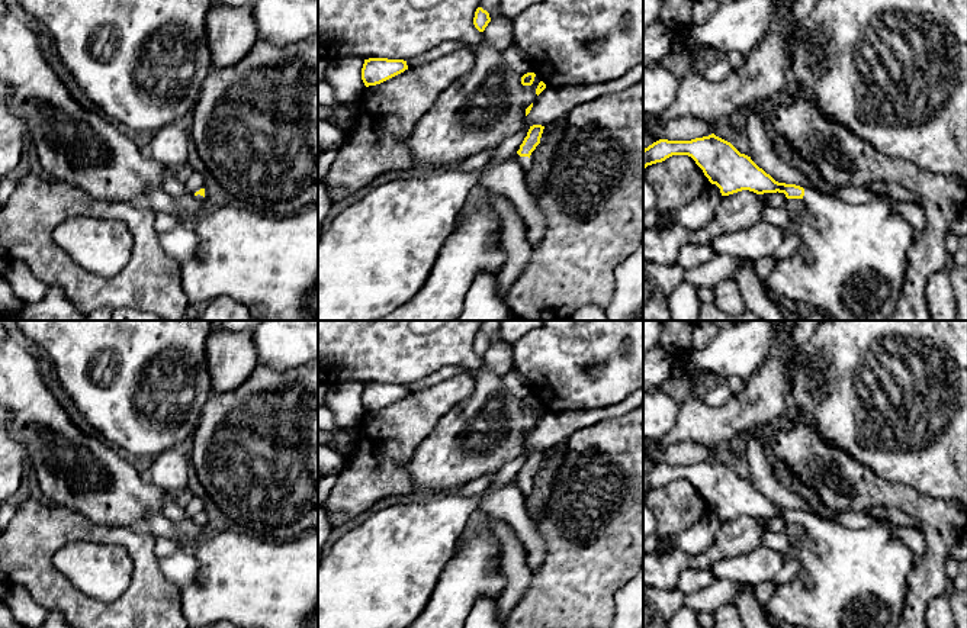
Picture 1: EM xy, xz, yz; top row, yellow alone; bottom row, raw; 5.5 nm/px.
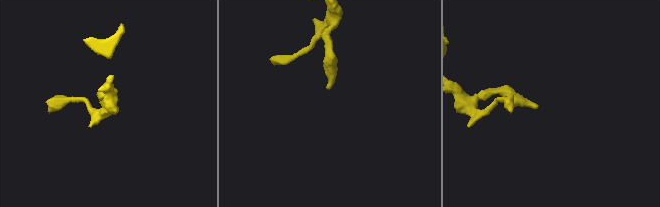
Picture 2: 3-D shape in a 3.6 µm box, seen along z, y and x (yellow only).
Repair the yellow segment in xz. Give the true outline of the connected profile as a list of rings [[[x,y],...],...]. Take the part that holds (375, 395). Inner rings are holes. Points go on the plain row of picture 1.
[[[369,383],[362,393],[362,405],[366,412],[380,409],[408,394],[404,384]]]

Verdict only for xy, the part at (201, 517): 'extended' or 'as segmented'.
extended

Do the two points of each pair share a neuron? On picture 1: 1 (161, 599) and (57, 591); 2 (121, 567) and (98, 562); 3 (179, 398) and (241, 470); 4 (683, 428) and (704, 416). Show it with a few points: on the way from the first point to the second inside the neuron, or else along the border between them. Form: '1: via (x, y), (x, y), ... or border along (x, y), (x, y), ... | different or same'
1: via (135, 611), (83, 611) | same
2: via (115, 567), (103, 567) | same
3: border along (211, 393), (198, 427), (188, 441) | different
4: via (688, 427), (699, 422) | same

